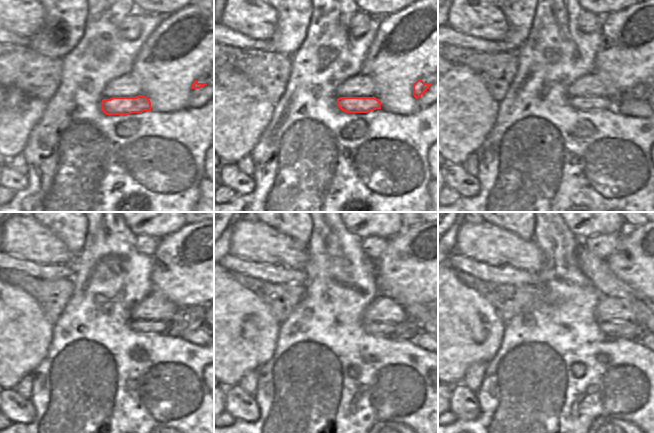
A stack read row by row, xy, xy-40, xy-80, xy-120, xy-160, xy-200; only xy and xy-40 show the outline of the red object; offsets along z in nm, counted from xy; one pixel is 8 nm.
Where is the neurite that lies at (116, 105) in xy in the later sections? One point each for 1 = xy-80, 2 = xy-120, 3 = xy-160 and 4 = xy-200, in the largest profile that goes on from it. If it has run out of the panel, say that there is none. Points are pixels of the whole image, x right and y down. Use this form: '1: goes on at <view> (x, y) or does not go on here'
1: goes on at xy-80 (641, 91)
2: goes on at xy-120 (187, 319)
3: goes on at xy-160 (407, 330)
4: goes on at xy-200 (635, 332)

